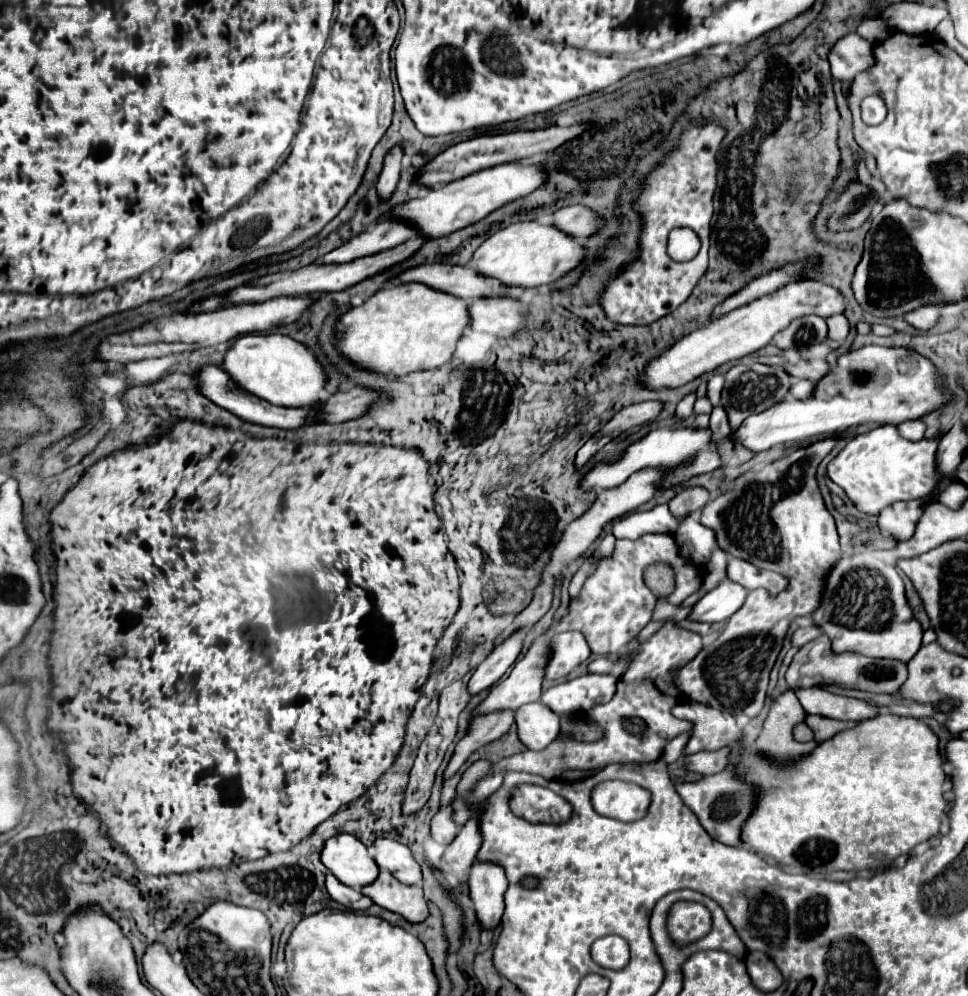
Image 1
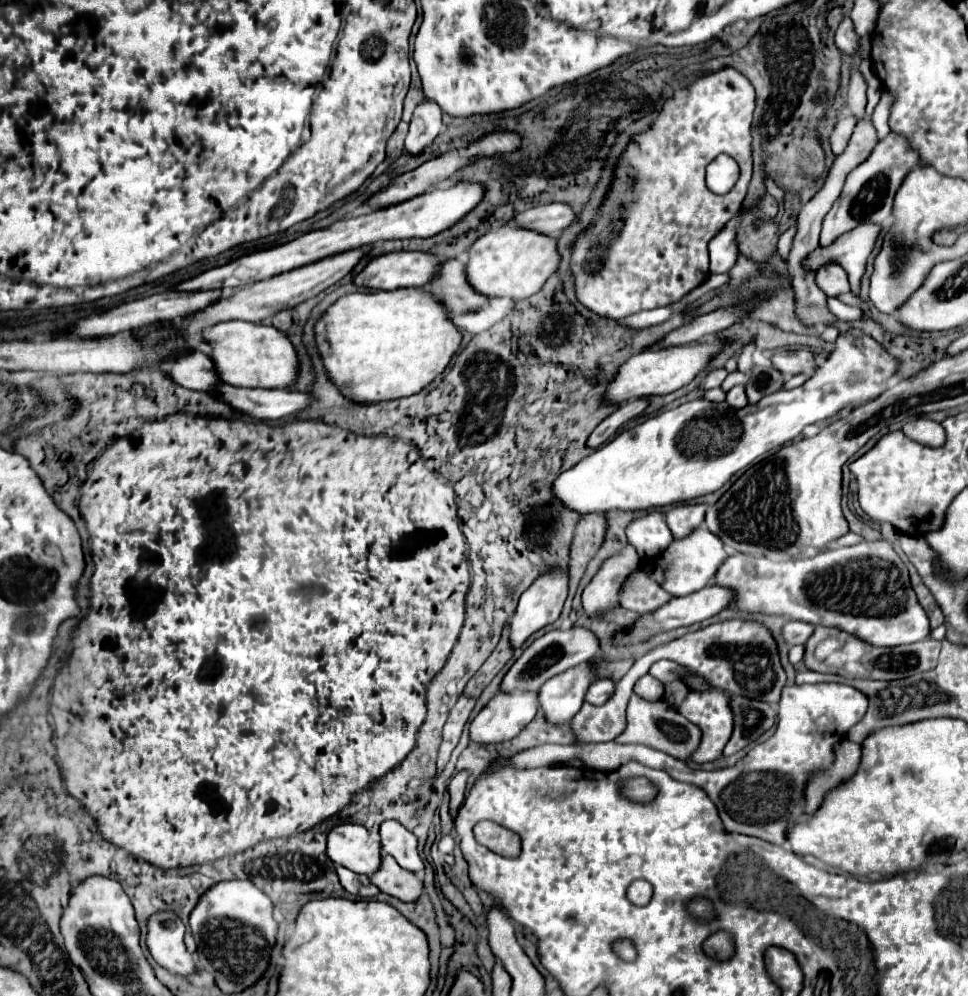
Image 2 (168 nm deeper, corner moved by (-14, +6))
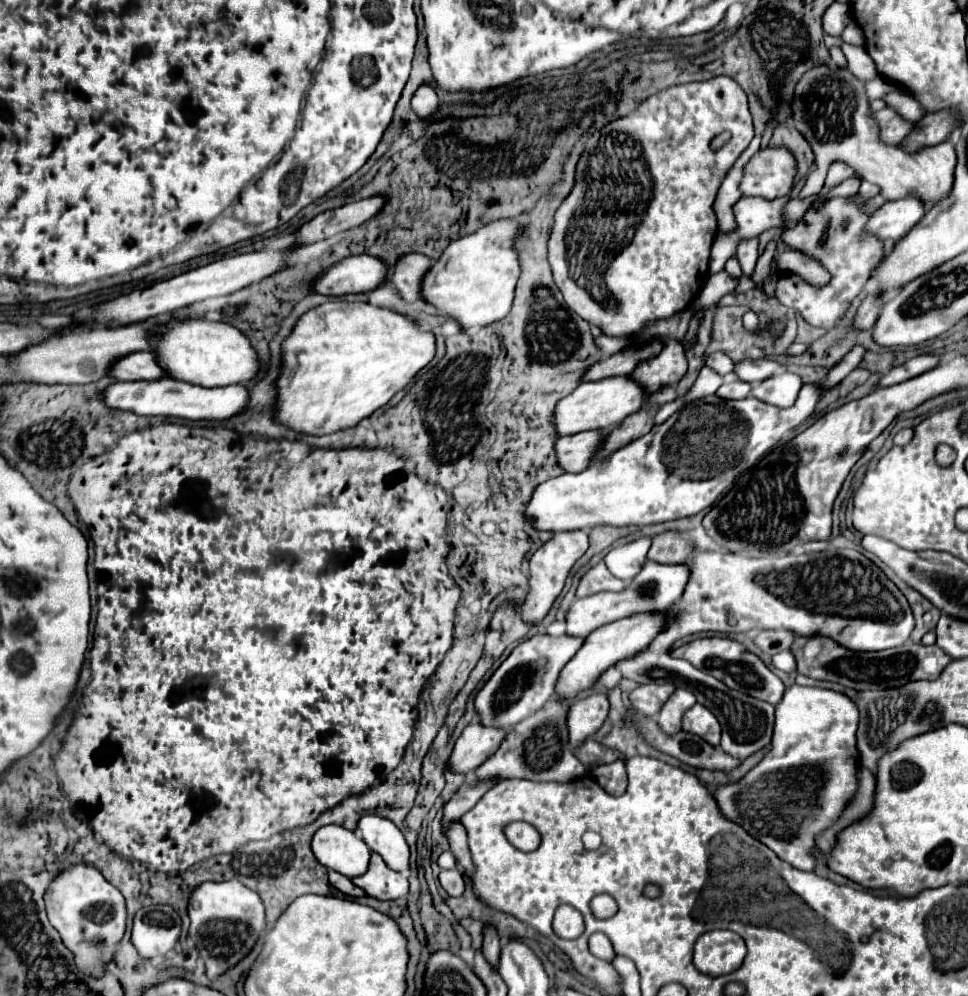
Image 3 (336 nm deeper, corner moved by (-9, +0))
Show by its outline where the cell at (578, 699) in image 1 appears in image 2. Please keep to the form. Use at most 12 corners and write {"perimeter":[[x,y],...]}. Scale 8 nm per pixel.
{"perimeter":[[595,679],[585,701],[603,705],[615,691],[611,679]]}

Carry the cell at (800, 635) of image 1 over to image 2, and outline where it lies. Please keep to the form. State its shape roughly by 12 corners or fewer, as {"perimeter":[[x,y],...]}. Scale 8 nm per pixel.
{"perimeter":[[789,621],[781,635],[789,645],[803,645],[813,625]]}

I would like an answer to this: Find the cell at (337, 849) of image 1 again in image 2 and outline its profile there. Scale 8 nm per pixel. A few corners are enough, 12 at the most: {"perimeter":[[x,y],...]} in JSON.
{"perimeter":[[343,823],[327,835],[327,855],[373,875],[381,843],[363,825]]}

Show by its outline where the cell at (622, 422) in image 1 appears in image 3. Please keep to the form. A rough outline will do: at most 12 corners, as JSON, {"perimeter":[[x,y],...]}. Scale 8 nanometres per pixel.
{"perimeter":[[606,429],[558,439],[558,463],[580,473],[598,457]]}

